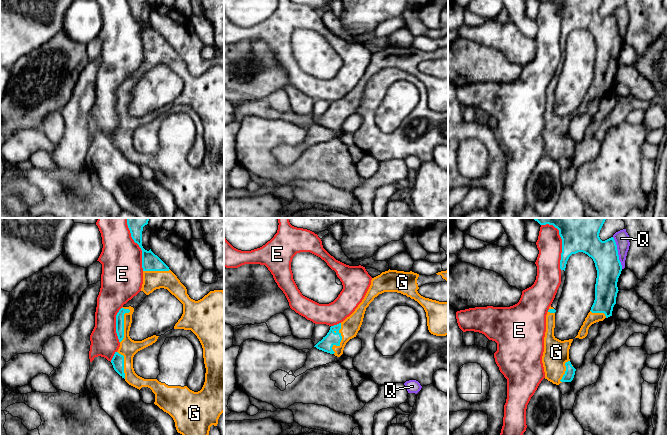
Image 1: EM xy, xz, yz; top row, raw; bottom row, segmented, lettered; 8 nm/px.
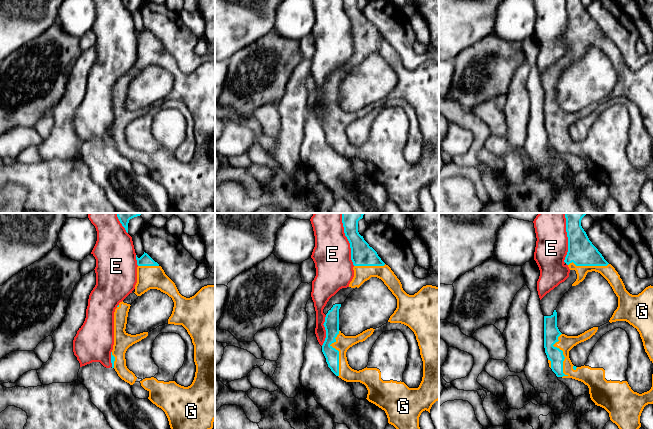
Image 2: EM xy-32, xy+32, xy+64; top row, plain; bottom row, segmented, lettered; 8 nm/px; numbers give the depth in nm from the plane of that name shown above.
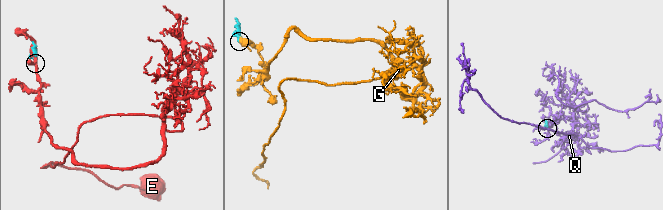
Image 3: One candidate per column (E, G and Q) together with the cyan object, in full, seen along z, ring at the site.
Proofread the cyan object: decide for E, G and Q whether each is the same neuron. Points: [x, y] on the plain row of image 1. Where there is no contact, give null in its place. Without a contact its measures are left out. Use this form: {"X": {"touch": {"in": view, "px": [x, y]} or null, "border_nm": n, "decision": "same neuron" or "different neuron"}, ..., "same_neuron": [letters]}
{"E": {"touch": {"in": "yz", "px": [562, 21]}, "border_nm": 380, "decision": "different neuron"}, "G": {"touch": {"in": "xy", "px": [123, 98]}, "border_nm": 280, "decision": "same neuron"}, "Q": {"touch": {"in": "yz", "px": [617, 29]}, "border_nm": 260, "decision": "different neuron"}, "same_neuron": ["G"]}

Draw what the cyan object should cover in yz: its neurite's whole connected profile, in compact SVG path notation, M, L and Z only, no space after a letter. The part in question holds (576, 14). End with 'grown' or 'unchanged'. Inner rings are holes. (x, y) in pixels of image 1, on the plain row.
M549 0L559 6L562 15L560 45L565 47L572 30L583 28L591 33L597 46L595 76L578 111L583 115L589 103L612 92L618 69L617 58L622 47L617 21L613 13L602 17L599 13L603 0Z | grown

